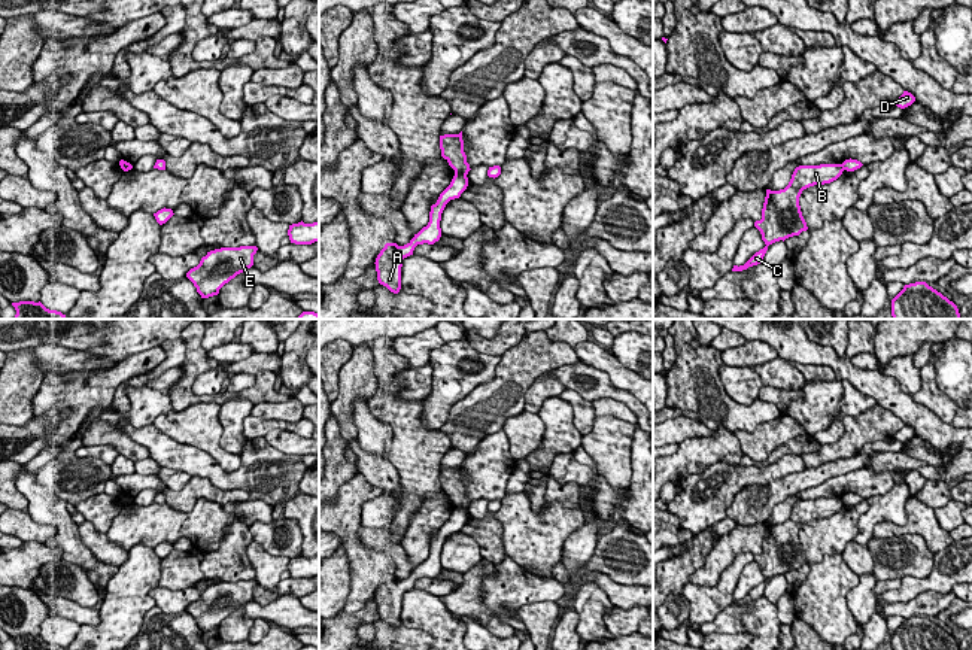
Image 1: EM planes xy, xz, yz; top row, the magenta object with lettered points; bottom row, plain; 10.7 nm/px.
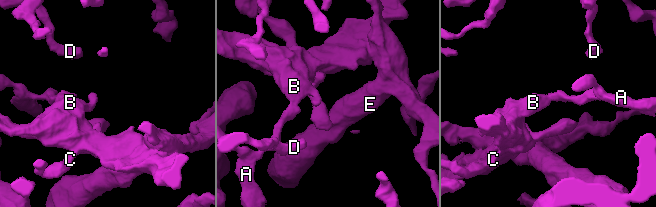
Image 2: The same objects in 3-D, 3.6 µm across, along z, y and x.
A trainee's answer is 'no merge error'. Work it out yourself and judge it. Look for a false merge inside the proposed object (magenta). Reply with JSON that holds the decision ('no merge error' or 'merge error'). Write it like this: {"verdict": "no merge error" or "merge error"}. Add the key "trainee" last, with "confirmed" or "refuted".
{"verdict": "merge error", "trainee": "refuted"}

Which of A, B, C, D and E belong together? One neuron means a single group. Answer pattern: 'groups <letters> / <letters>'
groups A C D E / B

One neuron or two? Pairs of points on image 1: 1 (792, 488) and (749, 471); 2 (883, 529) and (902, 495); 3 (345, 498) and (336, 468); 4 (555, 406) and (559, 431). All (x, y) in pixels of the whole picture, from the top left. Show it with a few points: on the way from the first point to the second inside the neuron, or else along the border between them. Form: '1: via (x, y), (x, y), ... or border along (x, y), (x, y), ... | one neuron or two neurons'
1: border along (804, 468), (767, 483), (747, 485), (738, 492) | two neurons
2: border along (910, 495), (907, 521), (880, 521), (872, 534) | two neurons
3: border along (357, 473), (340, 486), (334, 498) | two neurons
4: via (555, 412), (559, 425) | one neuron

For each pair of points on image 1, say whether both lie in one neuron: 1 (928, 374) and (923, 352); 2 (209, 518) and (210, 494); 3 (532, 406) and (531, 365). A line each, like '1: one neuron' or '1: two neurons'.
1: two neurons
2: two neurons
3: two neurons

